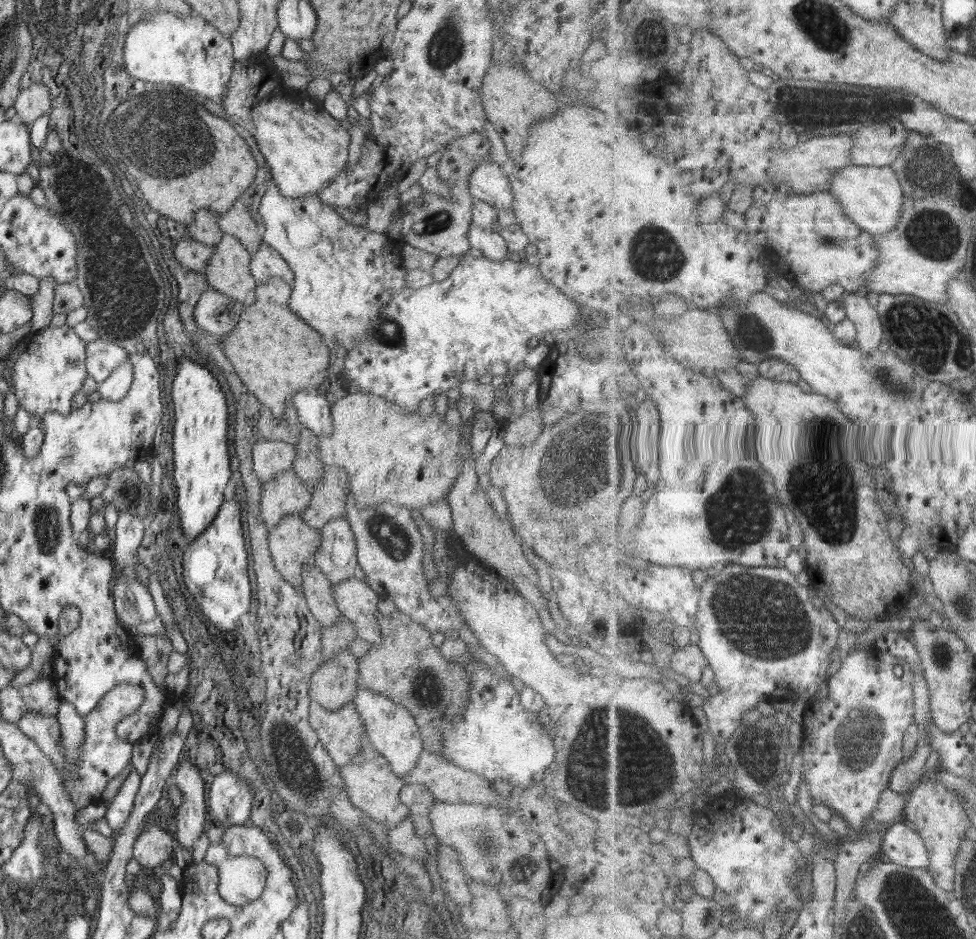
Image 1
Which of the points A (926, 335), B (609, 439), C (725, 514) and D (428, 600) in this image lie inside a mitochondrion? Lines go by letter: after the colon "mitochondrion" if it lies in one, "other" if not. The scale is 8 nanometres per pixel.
A: mitochondrion
B: mitochondrion
C: mitochondrion
D: other

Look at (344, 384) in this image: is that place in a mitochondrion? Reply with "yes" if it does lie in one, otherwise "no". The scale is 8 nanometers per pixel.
no

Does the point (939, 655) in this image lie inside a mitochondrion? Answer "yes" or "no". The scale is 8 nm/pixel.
yes

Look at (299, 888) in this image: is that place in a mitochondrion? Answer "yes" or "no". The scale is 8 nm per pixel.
no

